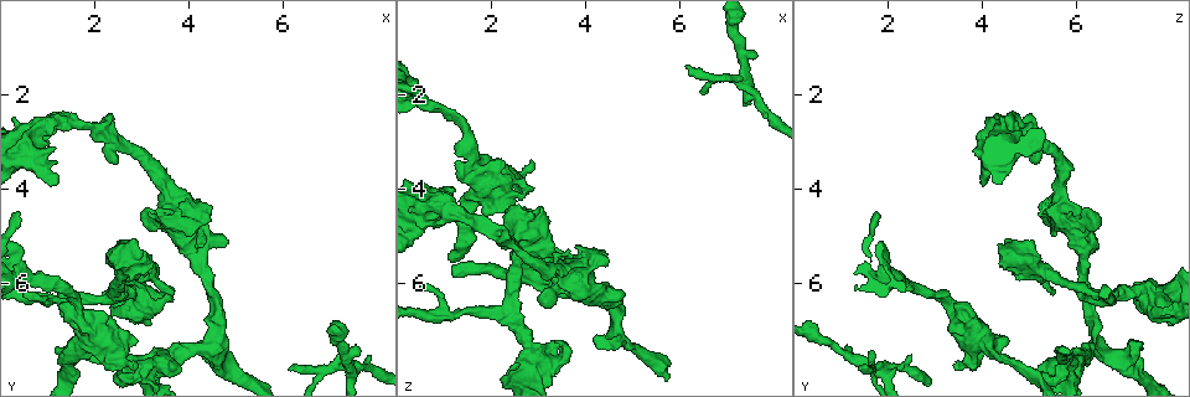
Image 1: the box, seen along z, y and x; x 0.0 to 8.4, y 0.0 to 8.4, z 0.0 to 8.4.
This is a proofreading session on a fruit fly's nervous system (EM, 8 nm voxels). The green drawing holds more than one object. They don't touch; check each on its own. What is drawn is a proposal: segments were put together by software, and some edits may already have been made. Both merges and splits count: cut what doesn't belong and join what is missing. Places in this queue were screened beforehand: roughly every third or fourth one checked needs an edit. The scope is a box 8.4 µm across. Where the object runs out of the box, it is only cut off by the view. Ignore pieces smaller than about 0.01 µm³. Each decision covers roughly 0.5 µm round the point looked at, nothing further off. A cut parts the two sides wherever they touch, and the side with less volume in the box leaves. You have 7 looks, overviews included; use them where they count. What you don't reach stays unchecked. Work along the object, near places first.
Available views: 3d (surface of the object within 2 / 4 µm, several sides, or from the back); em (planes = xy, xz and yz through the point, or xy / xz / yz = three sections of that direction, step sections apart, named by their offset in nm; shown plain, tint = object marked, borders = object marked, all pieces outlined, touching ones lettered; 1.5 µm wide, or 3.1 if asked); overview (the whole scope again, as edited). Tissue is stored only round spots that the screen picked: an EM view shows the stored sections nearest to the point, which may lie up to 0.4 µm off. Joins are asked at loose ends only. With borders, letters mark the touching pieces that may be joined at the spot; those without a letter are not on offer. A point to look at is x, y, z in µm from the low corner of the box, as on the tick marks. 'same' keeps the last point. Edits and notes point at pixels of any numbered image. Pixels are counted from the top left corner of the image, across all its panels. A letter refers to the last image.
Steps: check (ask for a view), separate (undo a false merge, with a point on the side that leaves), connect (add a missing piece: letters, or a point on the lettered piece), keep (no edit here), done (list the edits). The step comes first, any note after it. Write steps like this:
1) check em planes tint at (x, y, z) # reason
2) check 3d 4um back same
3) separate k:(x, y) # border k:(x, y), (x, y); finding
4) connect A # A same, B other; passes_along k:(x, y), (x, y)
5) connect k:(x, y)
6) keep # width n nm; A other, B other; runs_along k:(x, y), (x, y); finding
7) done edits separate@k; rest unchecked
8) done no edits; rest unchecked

check em xz step 8 borders at (3.40, 5.95, 7.25)

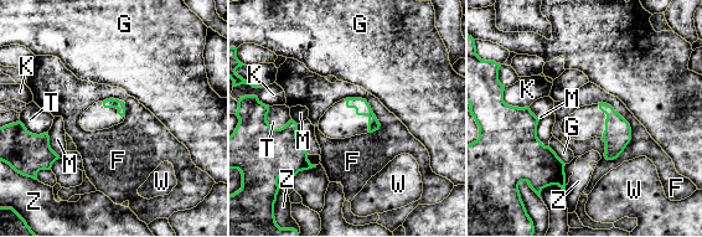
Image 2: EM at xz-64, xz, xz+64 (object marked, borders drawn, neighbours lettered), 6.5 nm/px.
check em planes borders same # cut it another way

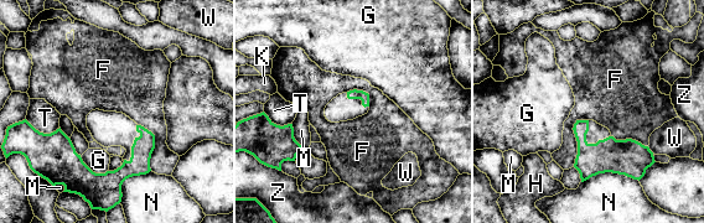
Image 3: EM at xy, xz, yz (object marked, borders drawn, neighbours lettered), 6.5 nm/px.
keep # F other, G other, H other, K other, M other, N other, T other, W other, Z other; runs_along 3:(48, 138), (93, 177), (117, 177), (151, 145); none of them fits

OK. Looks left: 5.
check em 3.1um planes borders at (2.45, 5.20, 4.35) # free end

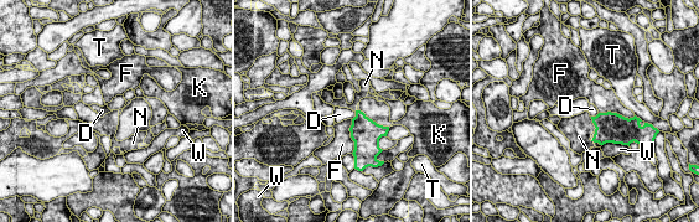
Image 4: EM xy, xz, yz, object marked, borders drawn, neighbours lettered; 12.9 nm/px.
connect N # D other, F other, K other, N same, T other, W other; passes_along 4:(610, 127), (594, 124), (578, 129); the cell continues

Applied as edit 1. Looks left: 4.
check 3d 4um at (7.35, 7.75, 1.55) # four-way junction

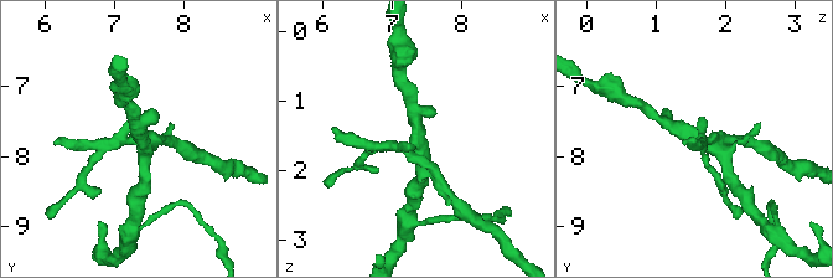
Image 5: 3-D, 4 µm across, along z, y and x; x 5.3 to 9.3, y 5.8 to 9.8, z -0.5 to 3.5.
check em planes plain at (7.40, 7.70, 1.60) # arms 4

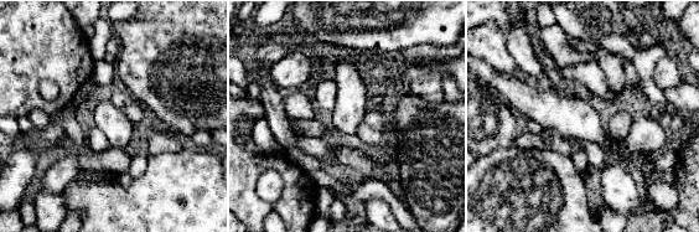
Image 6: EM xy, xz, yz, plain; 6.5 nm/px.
check em planes borders same # what lies round it

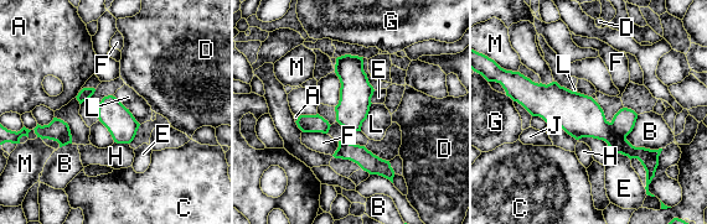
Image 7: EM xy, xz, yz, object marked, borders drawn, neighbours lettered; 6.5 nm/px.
separate 7:(623, 123) # A other, B other, C other, D other, E other, F other, G other, H other, J other, L other, M other; a second cell is stuck on

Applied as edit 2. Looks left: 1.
done edits connect@4, separate@7; rest unchecked

